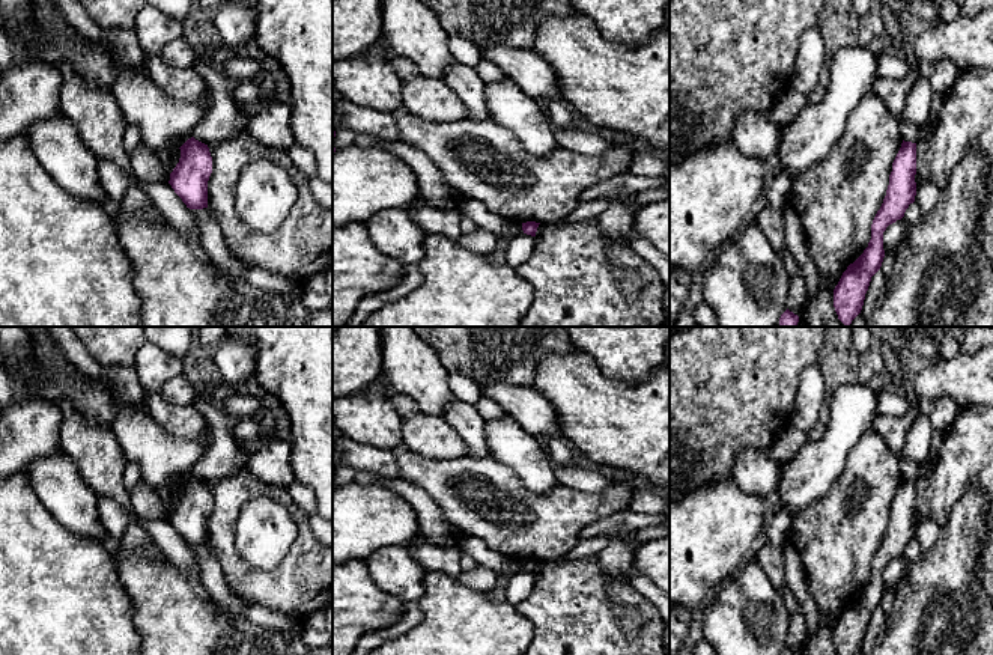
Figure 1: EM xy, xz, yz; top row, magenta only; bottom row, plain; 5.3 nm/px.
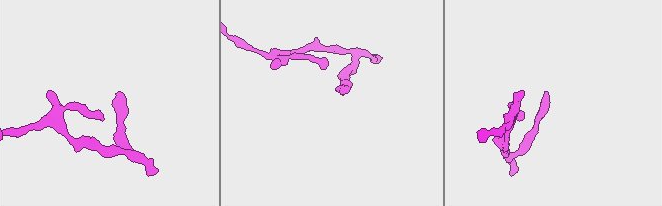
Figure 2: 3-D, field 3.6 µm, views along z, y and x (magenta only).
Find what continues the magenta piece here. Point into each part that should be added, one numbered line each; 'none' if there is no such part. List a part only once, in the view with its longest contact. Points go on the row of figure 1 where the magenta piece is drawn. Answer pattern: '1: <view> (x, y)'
none

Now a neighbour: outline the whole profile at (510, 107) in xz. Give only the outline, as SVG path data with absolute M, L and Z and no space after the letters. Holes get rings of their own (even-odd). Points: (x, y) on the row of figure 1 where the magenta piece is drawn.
M507 78L484 86L489 117L509 129L533 157L558 148L551 117L540 102Z

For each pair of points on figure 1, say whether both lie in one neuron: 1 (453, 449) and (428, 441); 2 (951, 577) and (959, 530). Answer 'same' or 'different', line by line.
1: same
2: same

